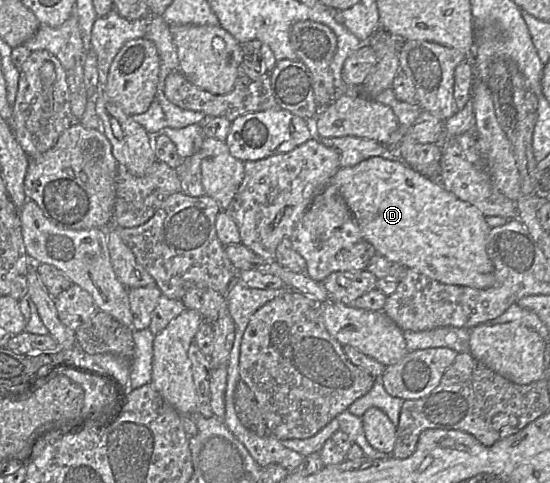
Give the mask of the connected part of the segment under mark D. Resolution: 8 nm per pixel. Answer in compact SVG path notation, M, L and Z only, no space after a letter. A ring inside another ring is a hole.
M371 157L352 167L340 167L327 186L335 185L344 198L363 237L387 260L443 284L486 289L495 282L494 266L486 252L490 230L485 216L458 199L438 181L420 174L401 159Z

